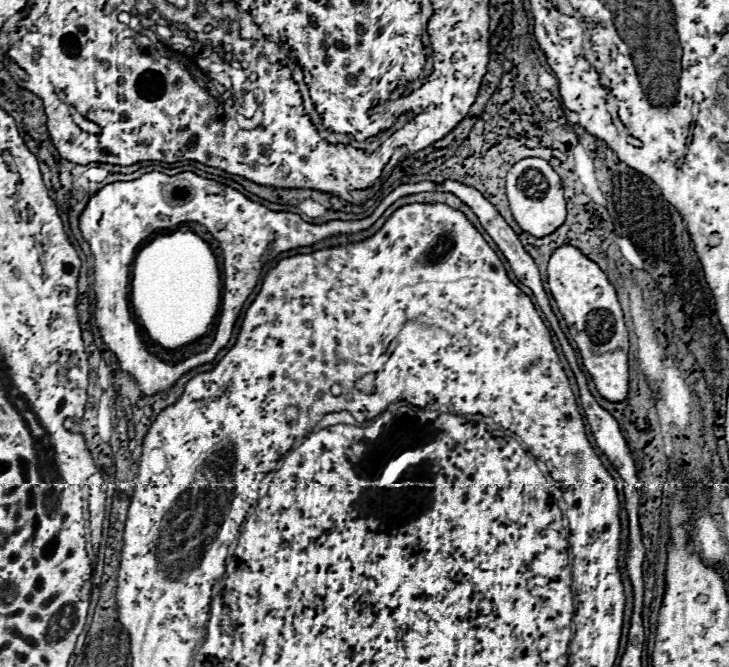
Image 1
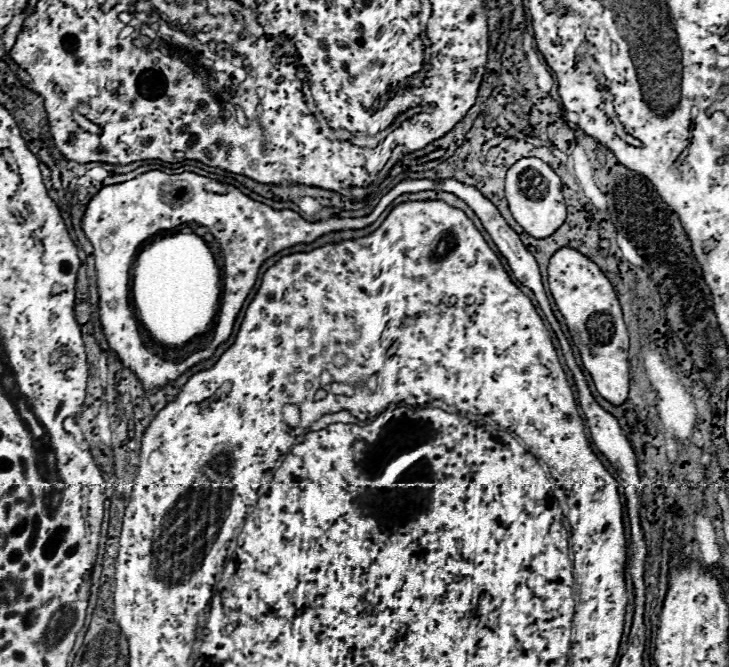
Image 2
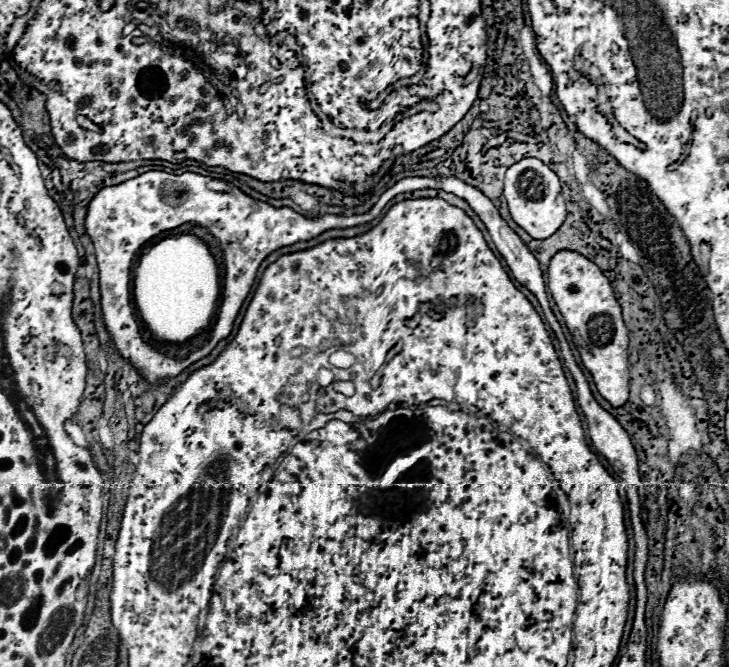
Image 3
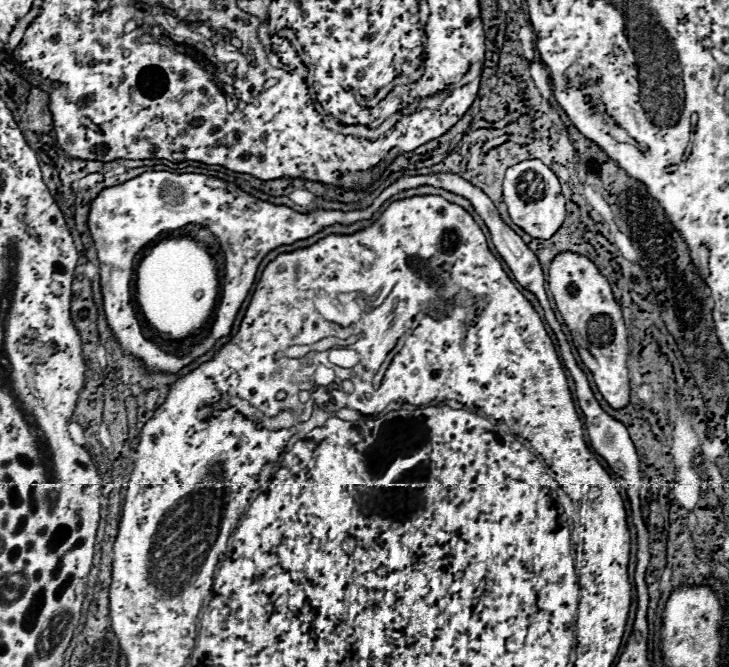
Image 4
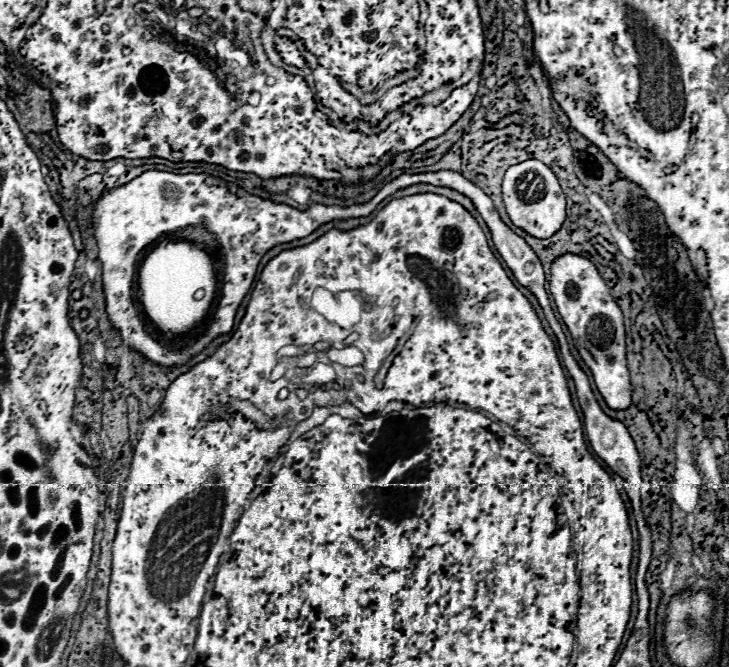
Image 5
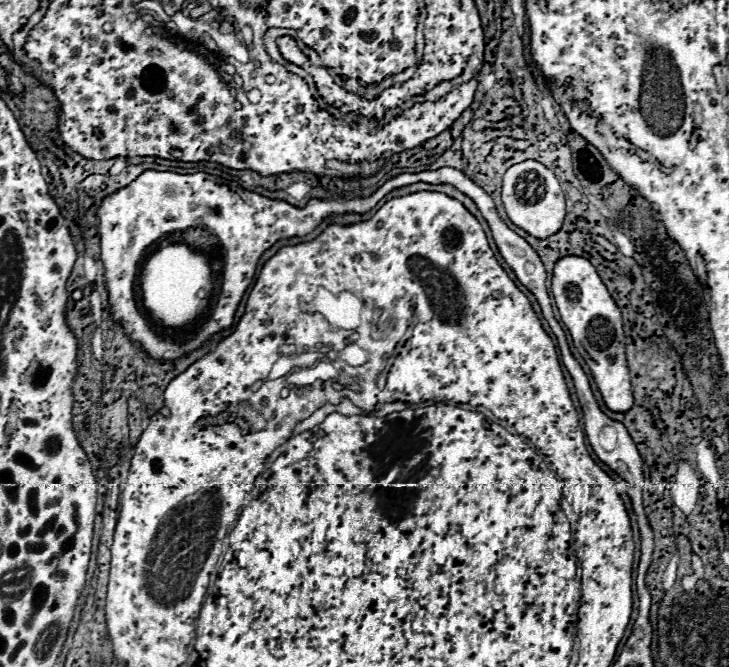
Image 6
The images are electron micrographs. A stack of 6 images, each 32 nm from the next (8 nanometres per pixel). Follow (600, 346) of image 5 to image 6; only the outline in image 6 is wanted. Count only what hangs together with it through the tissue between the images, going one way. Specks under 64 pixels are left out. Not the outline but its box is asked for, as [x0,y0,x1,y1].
[552,256,634,412]

